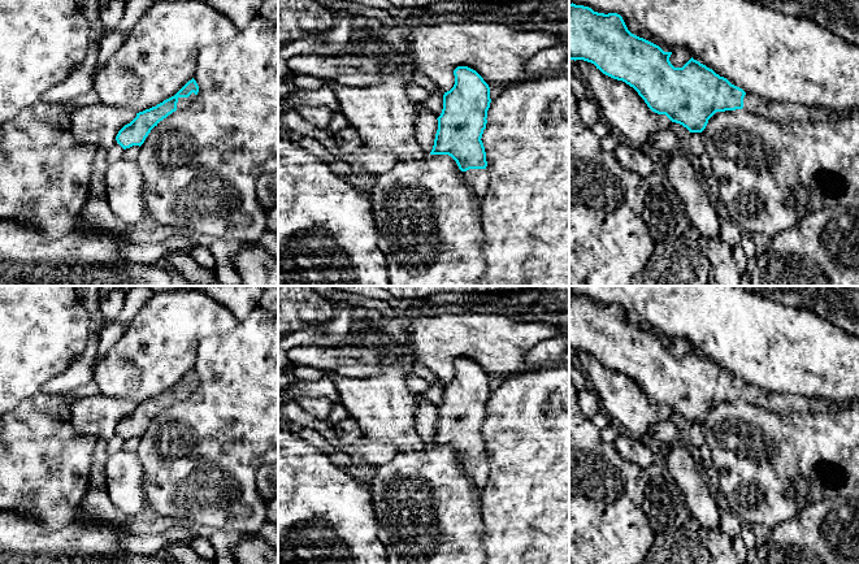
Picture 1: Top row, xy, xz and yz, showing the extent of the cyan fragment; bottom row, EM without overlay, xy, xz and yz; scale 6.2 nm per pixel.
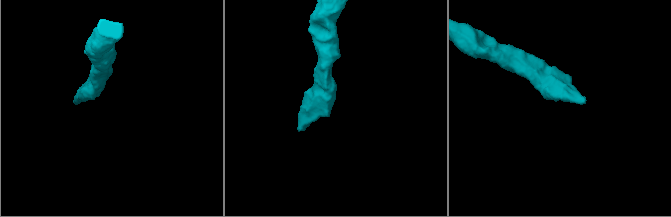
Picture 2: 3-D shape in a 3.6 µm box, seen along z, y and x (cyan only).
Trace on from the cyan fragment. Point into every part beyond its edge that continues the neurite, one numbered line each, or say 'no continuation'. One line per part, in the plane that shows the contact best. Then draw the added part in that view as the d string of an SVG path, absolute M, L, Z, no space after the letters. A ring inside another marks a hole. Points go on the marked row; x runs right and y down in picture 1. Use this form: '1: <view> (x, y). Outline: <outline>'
1: xy (182, 103). Outline: M194 92L188 97L178 97L177 110L188 108L195 97L196 95Z

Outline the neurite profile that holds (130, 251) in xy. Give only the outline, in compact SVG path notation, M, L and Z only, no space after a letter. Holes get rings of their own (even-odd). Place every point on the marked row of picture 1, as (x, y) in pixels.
M177 231L161 243L126 242L120 247L120 256L131 263L156 264L165 261L169 252L190 253L198 242L195 235Z

